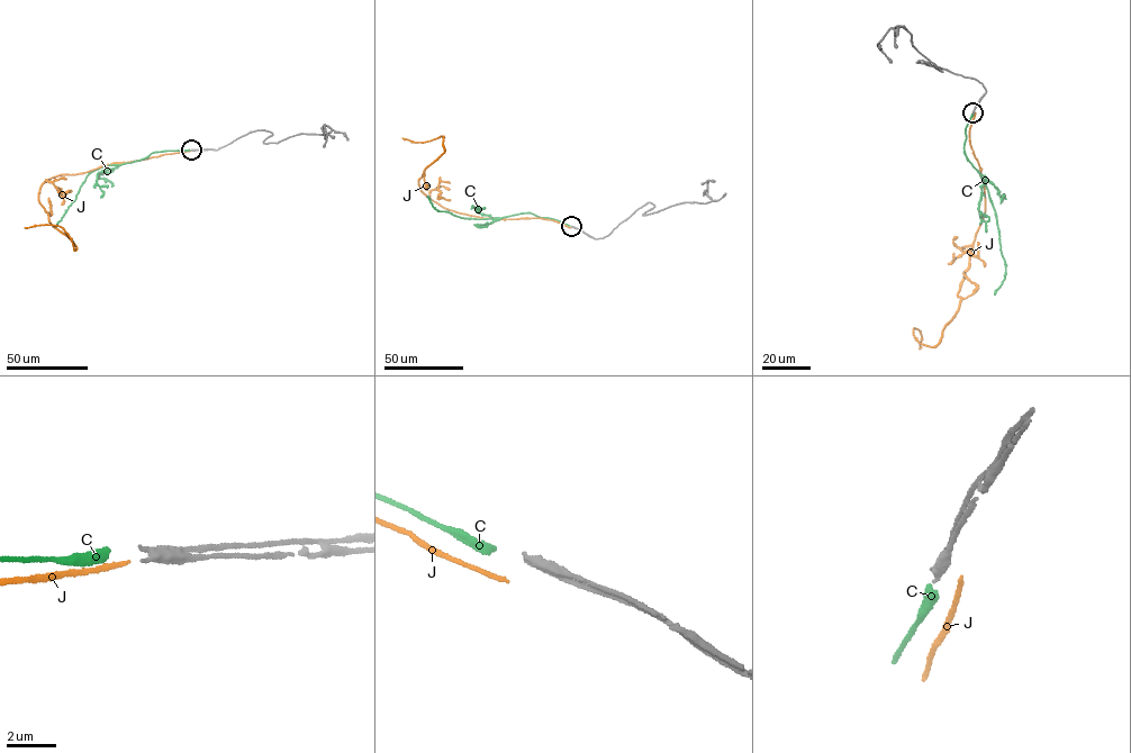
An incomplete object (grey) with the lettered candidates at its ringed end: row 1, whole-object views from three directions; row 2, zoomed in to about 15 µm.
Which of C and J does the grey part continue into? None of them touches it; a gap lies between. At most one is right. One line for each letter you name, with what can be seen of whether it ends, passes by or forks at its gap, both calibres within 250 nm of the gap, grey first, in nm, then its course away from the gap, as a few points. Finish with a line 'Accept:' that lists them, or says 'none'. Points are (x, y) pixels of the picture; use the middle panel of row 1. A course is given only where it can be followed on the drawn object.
C: it ends there; 320 nm thick on the grey side, 400 nm on the other; it runs (569, 226), (531, 212), (464, 218), (436, 209), (427, 196)
Accept: C

